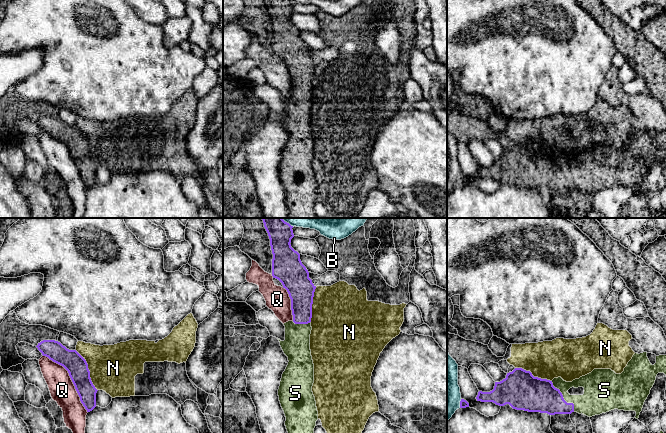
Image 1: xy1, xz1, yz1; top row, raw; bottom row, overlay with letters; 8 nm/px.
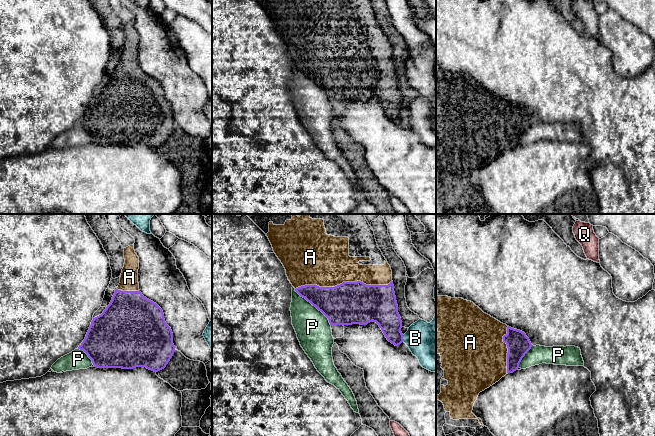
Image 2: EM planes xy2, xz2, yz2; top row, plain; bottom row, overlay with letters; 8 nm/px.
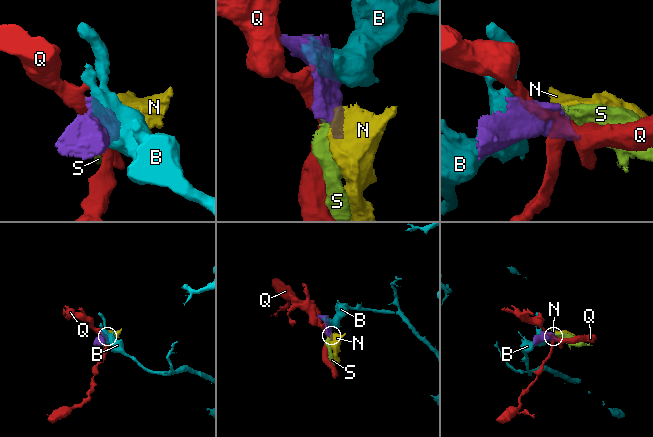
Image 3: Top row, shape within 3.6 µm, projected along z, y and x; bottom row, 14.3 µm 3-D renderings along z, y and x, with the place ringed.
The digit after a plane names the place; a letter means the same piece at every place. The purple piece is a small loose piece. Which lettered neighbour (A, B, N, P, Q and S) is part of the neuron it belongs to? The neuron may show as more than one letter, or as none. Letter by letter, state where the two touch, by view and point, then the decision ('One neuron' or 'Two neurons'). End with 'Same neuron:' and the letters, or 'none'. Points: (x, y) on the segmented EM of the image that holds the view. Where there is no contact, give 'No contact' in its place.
A: Touches purple at xz2 (343, 282). One neuron
B: Touches purple at xz2 (402, 338). Two neurons
N: Touches purple at xy1 (88, 370). Two neurons
P: Touches purple at xz2 (314, 305). Two neurons
Q: Touches purple at xy1 (71, 379). Two neurons
S: Touches purple at yz1 (563, 398). One neuron
Same neuron: A, S

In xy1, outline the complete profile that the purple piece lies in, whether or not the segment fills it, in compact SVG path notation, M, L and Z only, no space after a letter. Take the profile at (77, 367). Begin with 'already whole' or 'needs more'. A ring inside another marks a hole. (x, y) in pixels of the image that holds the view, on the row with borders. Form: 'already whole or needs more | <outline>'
already whole | M43 340L36 347L43 356L48 357L68 371L81 403L87 412L92 411L96 407L98 390L91 381L86 360L76 350L69 350L55 340Z

